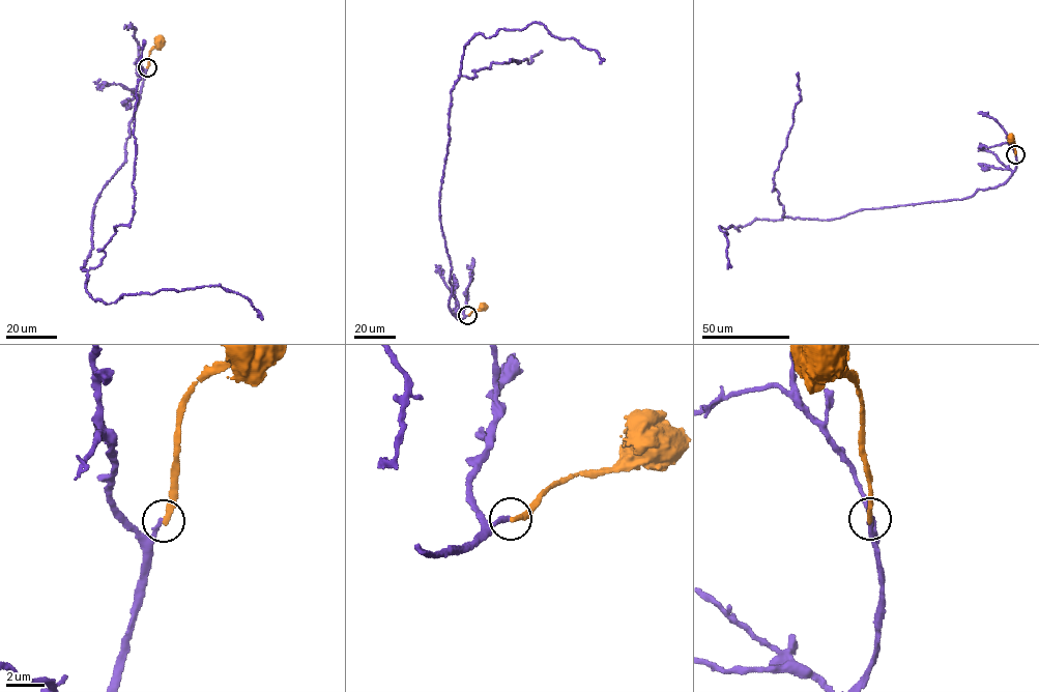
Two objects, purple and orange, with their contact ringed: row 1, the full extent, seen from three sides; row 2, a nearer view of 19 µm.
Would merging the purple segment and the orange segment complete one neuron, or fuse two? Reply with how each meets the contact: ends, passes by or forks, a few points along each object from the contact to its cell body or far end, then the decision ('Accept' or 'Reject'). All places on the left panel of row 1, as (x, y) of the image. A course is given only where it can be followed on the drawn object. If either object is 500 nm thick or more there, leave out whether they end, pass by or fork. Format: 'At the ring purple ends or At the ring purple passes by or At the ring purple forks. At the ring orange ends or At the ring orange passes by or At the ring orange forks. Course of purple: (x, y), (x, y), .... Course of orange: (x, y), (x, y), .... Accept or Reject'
At the ring purple ends. At the ring orange ends. Course of purple: (147, 67), (125, 161), (94, 203), (83, 270), (100, 263), (114, 227), (133, 217), (144, 39). Course of orange: (147, 67), (149, 53), (160, 41). Accept

